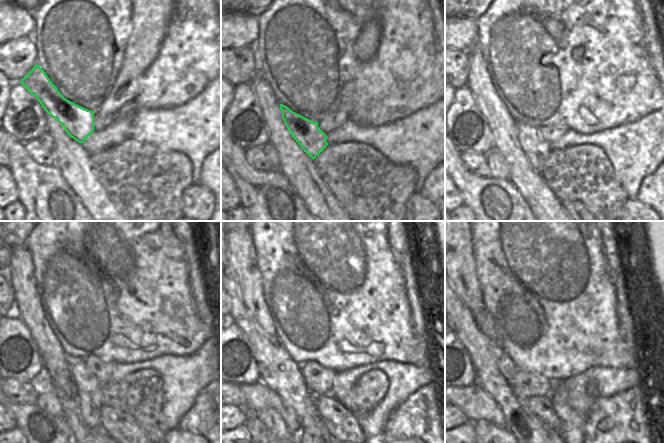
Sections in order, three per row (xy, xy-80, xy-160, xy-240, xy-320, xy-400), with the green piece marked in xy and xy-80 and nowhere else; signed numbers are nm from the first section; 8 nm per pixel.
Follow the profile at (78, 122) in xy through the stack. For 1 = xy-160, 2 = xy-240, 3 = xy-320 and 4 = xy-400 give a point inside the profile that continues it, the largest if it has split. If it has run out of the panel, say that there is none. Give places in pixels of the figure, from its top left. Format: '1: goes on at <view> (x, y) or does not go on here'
1: goes on at xy-160 (537, 150)
2: goes on at xy-240 (89, 388)
3: goes on at xy-320 (308, 424)
4: does not go on here

